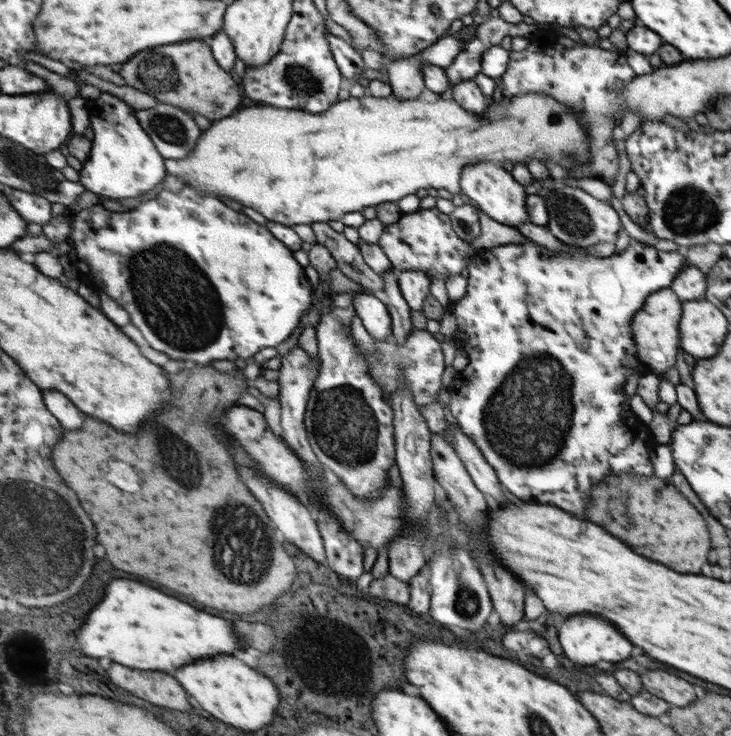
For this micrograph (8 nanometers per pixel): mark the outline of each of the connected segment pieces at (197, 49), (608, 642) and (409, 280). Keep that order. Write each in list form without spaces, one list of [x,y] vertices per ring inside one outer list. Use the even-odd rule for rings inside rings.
[[[197,40],[145,50],[131,58],[123,66],[121,74],[125,76],[129,86],[151,94],[161,102],[167,100],[165,103],[170,106],[183,111],[191,110],[187,113],[201,114],[211,122],[229,116],[239,104],[237,84],[233,84],[231,76],[215,64],[209,46]]]
[[[589,614],[565,618],[557,628],[557,640],[561,644],[564,656],[578,666],[585,664],[614,667],[621,660],[625,660],[633,650],[631,642],[623,638],[623,634],[619,634],[611,622]]]
[[[421,270],[400,271],[396,274],[397,286],[411,311],[421,311],[424,298],[429,295],[429,276]]]

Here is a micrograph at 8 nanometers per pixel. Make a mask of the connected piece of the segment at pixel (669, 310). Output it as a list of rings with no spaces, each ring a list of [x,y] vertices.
[[[669,287],[657,289],[645,297],[643,305],[633,314],[632,332],[637,344],[637,360],[647,372],[659,375],[675,364],[677,356],[677,320],[683,312],[681,299]]]

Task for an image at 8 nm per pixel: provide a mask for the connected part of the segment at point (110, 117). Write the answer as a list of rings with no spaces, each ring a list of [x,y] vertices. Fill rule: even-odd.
[[[104,92],[96,98],[95,106],[89,108],[90,125],[93,124],[92,153],[78,171],[80,184],[101,199],[125,200],[139,198],[153,190],[165,176],[163,158],[153,146],[152,136],[137,118],[136,111],[119,98]]]

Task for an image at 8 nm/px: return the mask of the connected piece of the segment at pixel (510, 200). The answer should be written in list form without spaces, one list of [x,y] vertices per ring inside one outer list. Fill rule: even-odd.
[[[481,162],[481,164],[472,164],[464,168],[459,178],[459,190],[478,210],[495,222],[514,229],[525,222],[529,223],[524,186],[517,183],[511,177],[510,172],[505,171],[500,164],[493,164],[493,162]]]

